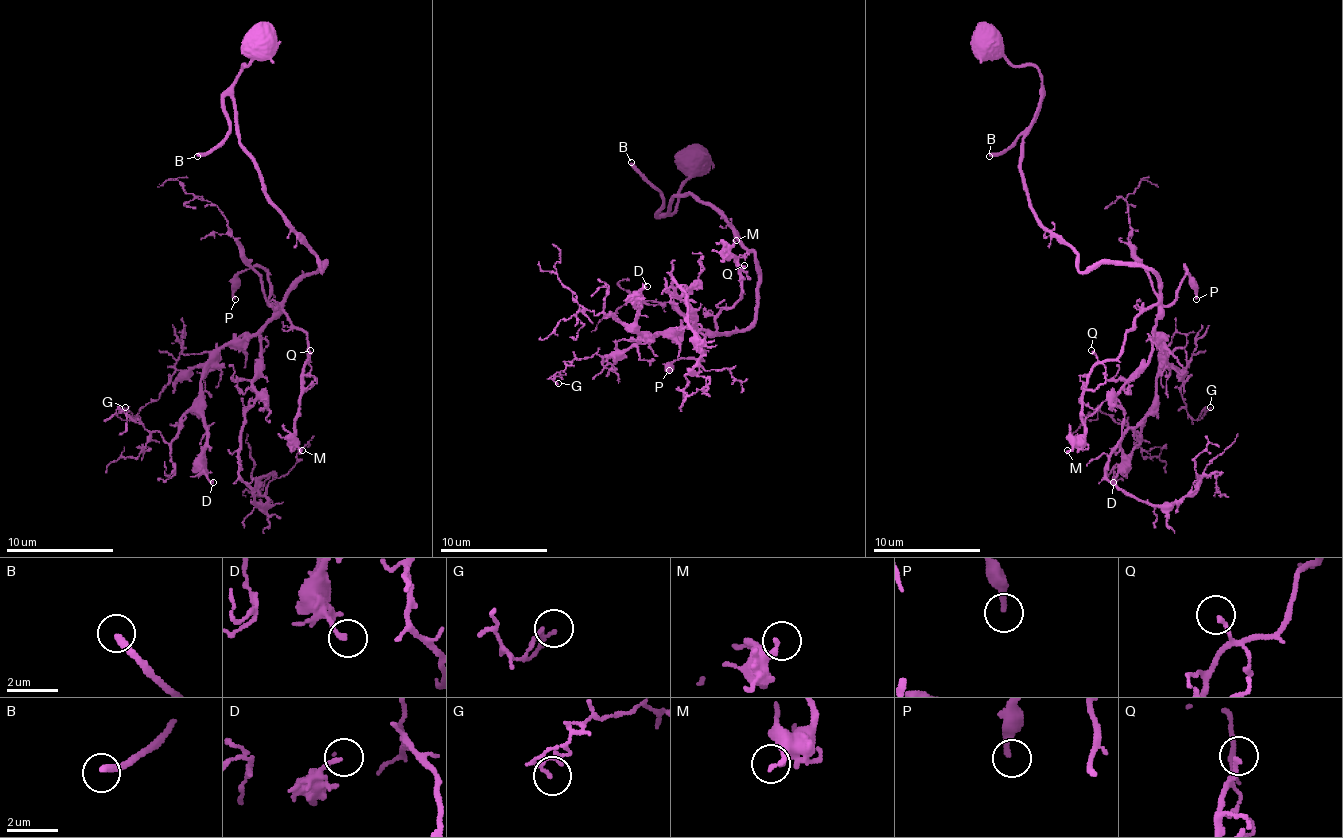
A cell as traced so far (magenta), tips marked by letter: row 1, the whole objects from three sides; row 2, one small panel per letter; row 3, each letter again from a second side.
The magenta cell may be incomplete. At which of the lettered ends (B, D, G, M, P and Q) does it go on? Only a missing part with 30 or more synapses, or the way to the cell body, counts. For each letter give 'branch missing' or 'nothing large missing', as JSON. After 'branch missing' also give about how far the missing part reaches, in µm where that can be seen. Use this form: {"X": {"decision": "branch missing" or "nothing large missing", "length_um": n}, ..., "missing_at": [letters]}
{"B": {"decision": "branch missing", "length_um": 200}, "D": {"decision": "nothing large missing"}, "G": {"decision": "nothing large missing"}, "M": {"decision": "nothing large missing"}, "P": {"decision": "nothing large missing"}, "Q": {"decision": "nothing large missing"}, "missing_at": ["B"]}

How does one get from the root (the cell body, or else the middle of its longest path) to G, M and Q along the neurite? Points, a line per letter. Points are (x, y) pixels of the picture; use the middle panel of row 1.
G: (690, 157), (666, 213), (690, 195), (722, 216), (755, 254), (757, 316), (644, 335), (574, 359), (558, 383)
M: (690, 157), (666, 213), (685, 195), (712, 205), (760, 275), (757, 316), (720, 332), (741, 297), (736, 240)
Q: (690, 157), (666, 213), (685, 195), (712, 205), (760, 275), (757, 316), (720, 332), (744, 265)

